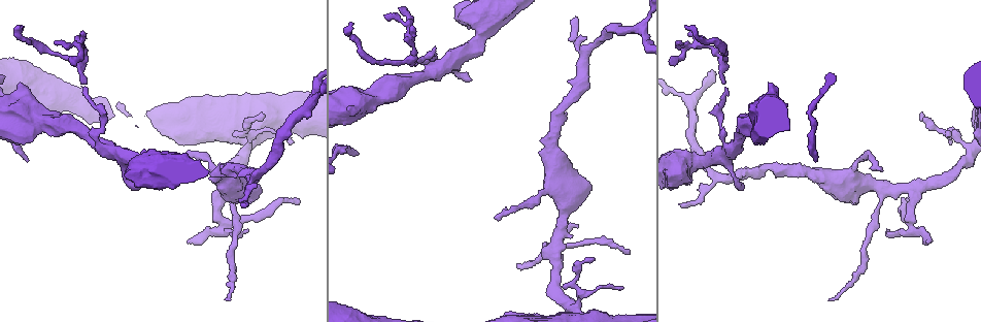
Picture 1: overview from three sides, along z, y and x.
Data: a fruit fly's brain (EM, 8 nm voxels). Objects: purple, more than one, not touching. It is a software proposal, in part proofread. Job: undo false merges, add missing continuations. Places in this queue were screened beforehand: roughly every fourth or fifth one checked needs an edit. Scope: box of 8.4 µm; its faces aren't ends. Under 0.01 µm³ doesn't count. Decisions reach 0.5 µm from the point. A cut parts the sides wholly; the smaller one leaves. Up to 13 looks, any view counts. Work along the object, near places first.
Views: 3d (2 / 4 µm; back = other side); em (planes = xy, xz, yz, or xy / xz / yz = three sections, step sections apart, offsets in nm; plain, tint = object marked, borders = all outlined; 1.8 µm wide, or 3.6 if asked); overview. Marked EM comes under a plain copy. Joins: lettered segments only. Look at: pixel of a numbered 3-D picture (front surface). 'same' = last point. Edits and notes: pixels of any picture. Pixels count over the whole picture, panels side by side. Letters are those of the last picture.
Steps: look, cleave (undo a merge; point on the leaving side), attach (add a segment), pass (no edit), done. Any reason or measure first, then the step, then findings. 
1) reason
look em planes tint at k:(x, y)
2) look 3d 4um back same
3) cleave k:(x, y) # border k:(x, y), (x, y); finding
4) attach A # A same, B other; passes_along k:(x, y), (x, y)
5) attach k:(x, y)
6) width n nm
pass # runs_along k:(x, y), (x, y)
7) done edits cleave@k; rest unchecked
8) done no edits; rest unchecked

tapers out
look 3d 2um back at 1:(244, 206)

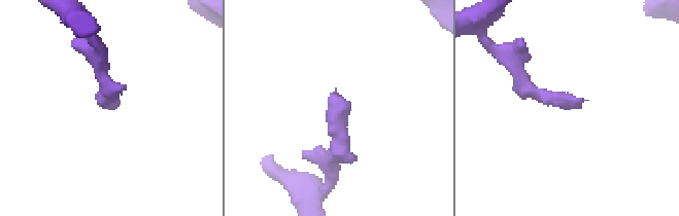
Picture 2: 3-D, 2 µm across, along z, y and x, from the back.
shape alone is not enough
look em planes borders at 2:(336, 90)

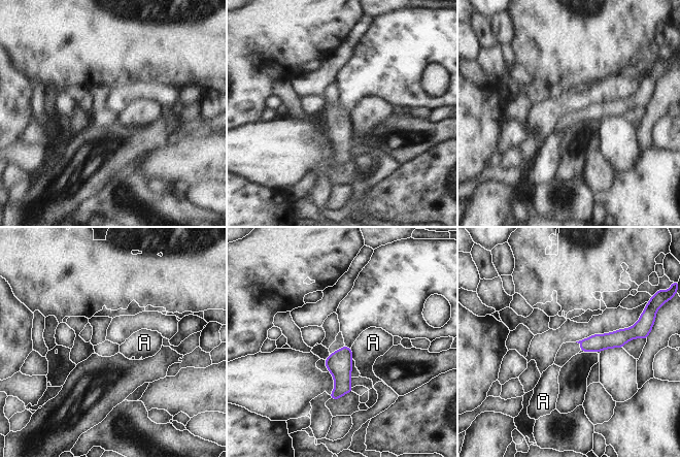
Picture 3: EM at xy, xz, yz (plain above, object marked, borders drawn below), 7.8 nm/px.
width 120 nm
pass # A other; no lettered segment goes on from it

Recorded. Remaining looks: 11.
thin end
look em 3.6um planes borders at 1:(878, 168)

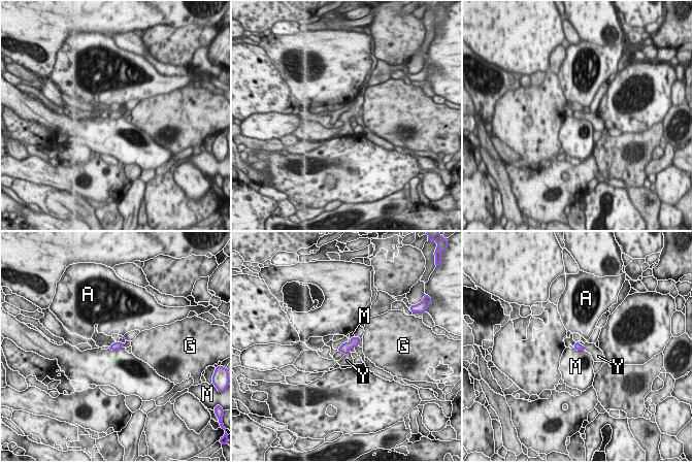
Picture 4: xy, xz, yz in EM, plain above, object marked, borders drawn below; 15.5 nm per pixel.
attach Y # A other, G other, M other, Y same; it goes on there

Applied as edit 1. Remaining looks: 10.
long arm stops here
look em planes borders at 1:(815, 161)

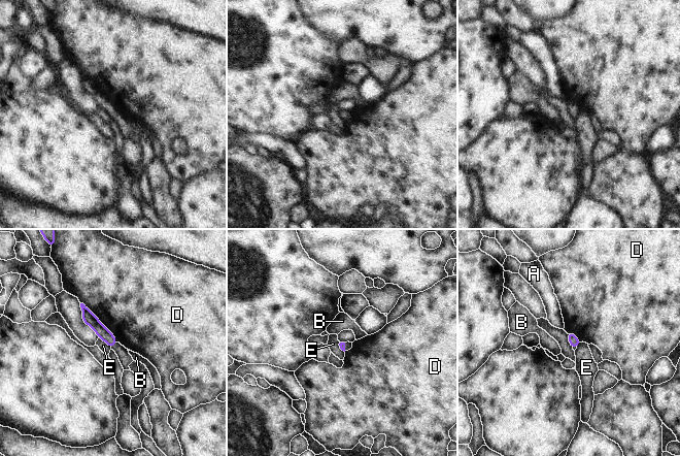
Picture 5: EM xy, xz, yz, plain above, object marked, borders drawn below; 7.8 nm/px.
pass # A other, B other, D other, E other; runs_along 5:(84, 310), (87, 316), (111, 343); no lettered segment goes on from it

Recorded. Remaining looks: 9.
look 3d 4um at 1:(21, 26)

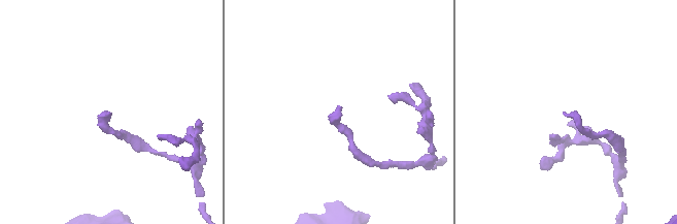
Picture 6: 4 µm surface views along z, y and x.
now the EM
look em planes tint at 6:(340, 106)

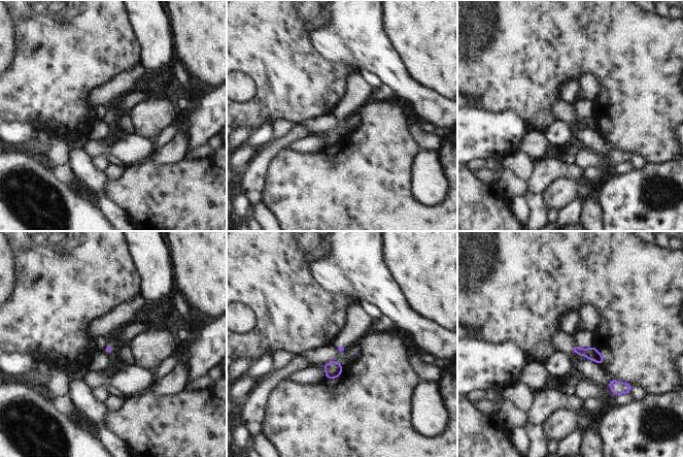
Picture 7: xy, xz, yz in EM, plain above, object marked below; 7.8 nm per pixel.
look em planes borders same

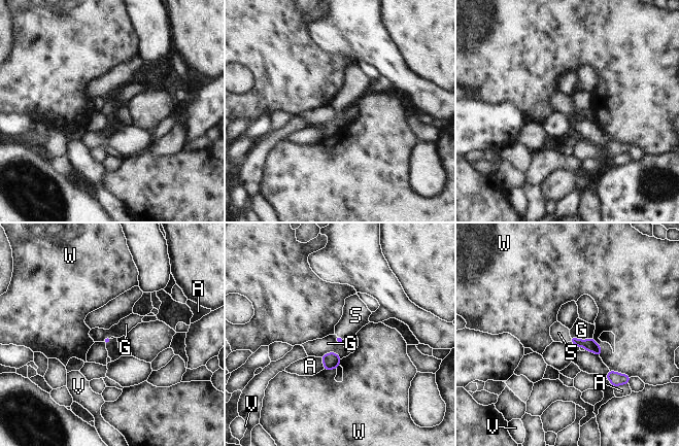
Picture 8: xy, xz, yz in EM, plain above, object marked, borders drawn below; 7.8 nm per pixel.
longest_contact W 180 nm
attach S # A other, G other, S same, V other, W other; the neuron continues

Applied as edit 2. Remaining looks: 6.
look overview

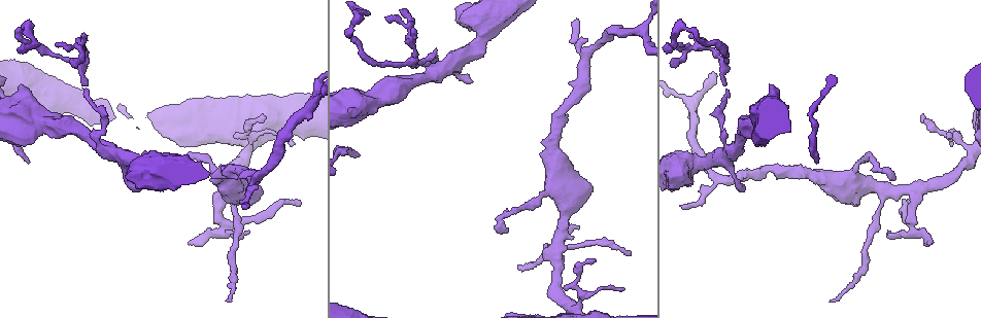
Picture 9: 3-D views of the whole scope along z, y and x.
look em 3.6um xy step 4 tint at 9:(969, 150)

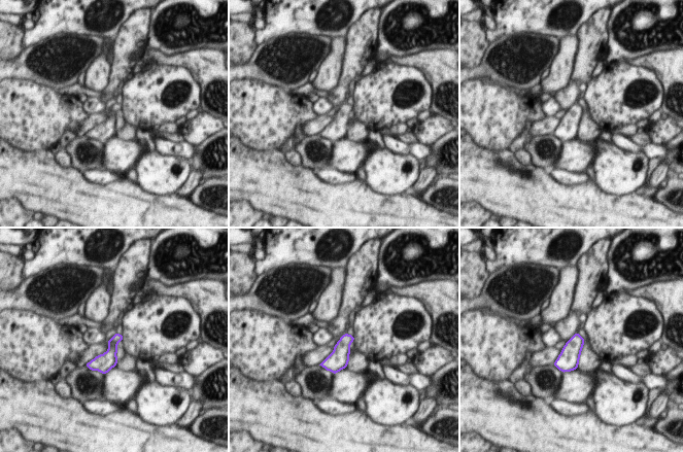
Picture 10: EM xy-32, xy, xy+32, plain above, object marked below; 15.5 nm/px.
look em 3.6um planes borders same

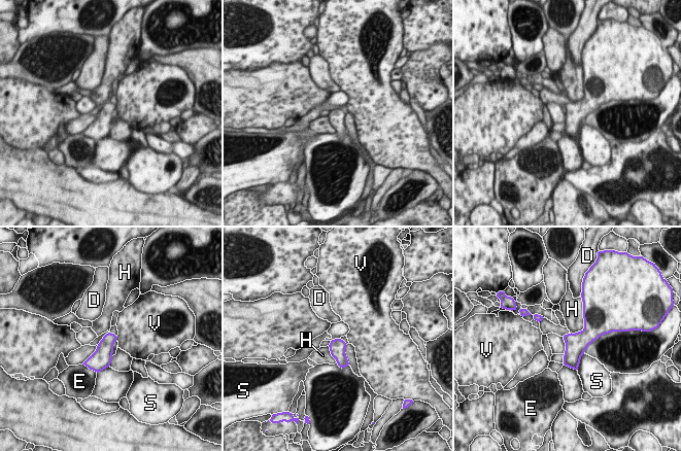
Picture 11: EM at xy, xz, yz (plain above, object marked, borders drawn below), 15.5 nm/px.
pass # D other, E other, H other, S other, V other; continuous, no second neuron

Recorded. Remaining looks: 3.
done edits attach@4, attach@8; rest unchecked

